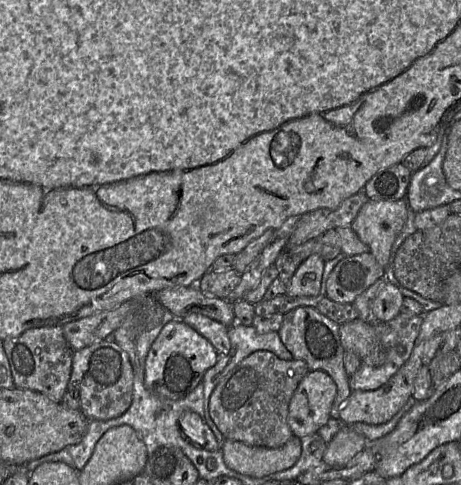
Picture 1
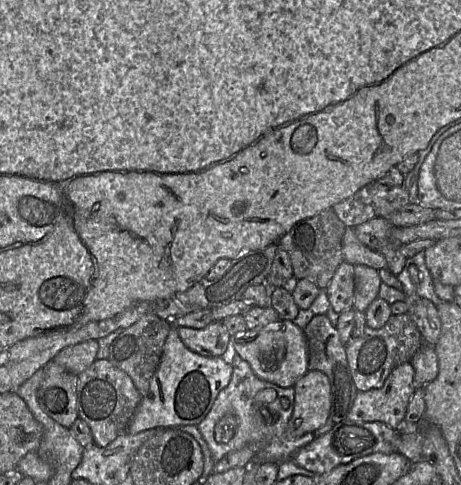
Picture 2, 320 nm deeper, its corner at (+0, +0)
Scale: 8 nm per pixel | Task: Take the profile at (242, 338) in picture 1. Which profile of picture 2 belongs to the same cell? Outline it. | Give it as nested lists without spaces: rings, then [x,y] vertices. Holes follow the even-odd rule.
[[[231,352],[231,364],[233,366],[233,373],[229,384],[220,391],[208,414],[198,424],[199,431],[208,444],[213,460],[218,462],[229,452],[242,449],[249,443],[263,443],[263,446],[266,446],[256,455],[256,461],[254,463],[280,463],[292,460],[299,449],[309,444],[315,438],[314,432],[306,433],[296,439],[286,438],[287,425],[294,409],[294,388],[283,388],[260,379],[253,372],[250,364],[236,352]],[[268,388],[274,389],[277,392],[275,400],[272,402],[260,402],[256,400],[257,394],[261,390]],[[258,407],[260,407],[260,414],[258,413]],[[262,408],[266,408],[272,413],[274,422],[268,423],[266,421],[266,424],[264,424],[265,418],[261,412]],[[229,413],[234,414],[238,419],[237,432],[229,442],[218,443],[214,435],[215,426],[224,415]]]

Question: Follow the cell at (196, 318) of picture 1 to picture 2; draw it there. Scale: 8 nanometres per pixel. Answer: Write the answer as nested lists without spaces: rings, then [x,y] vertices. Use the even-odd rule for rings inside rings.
[[[221,321],[201,329],[177,327],[177,331],[185,346],[200,355],[225,357],[231,353],[231,336]]]

